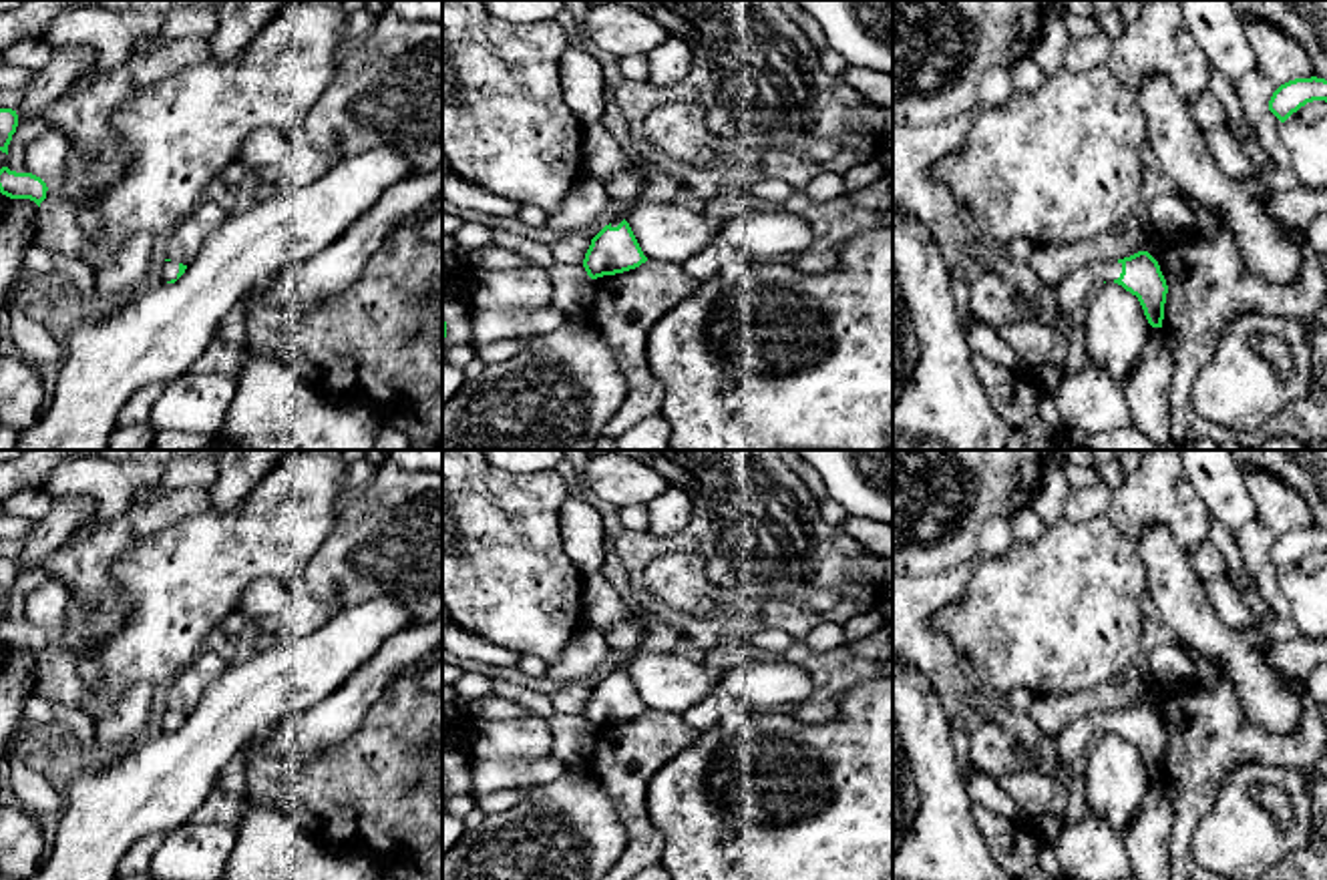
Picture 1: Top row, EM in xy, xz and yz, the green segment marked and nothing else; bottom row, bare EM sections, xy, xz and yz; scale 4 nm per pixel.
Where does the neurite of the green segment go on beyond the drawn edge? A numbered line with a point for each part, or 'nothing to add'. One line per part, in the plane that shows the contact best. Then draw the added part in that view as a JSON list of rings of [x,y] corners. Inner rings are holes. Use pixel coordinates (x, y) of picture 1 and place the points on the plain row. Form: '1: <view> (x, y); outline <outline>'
1: xy (169, 720); outline [[[163,711],[161,715],[161,731],[171,731],[171,729],[177,729],[177,723],[179,723],[179,713],[175,711]]]

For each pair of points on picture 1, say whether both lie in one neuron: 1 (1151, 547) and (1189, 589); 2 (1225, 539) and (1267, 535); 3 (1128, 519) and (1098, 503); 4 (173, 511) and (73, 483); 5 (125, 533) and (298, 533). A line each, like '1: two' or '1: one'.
1: one
2: two
3: two
4: two
5: two

